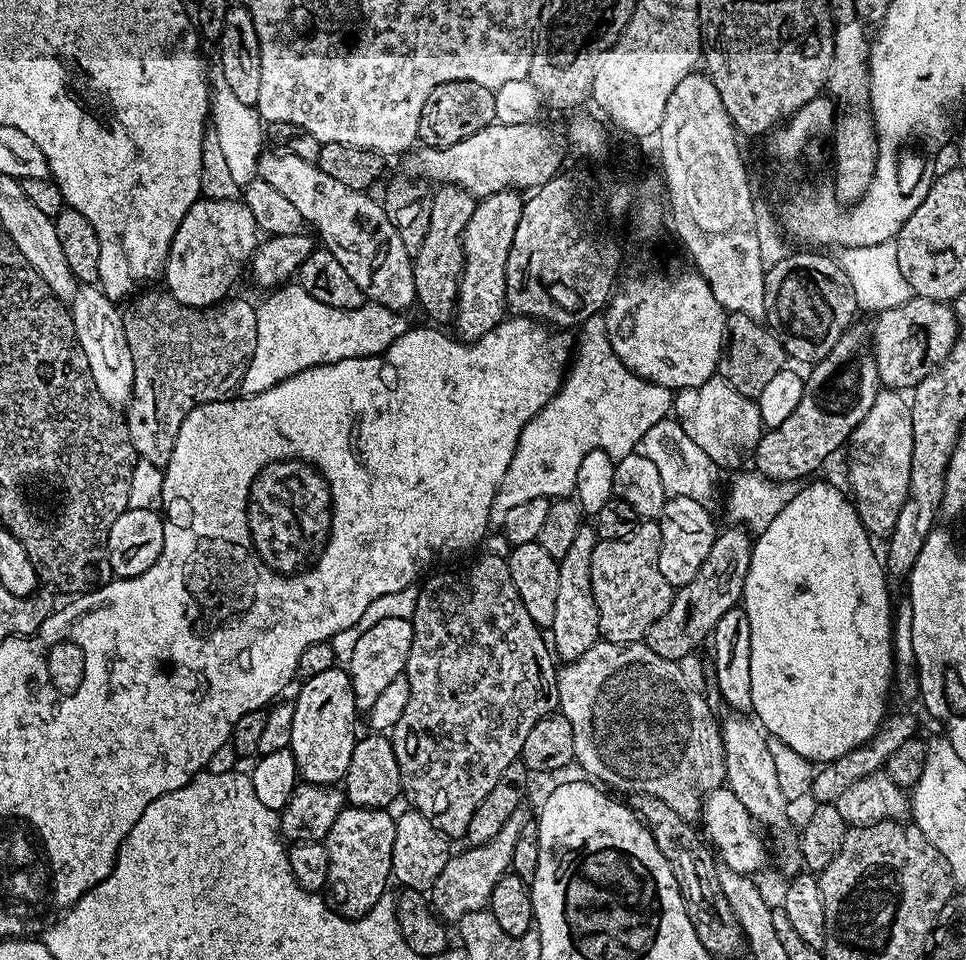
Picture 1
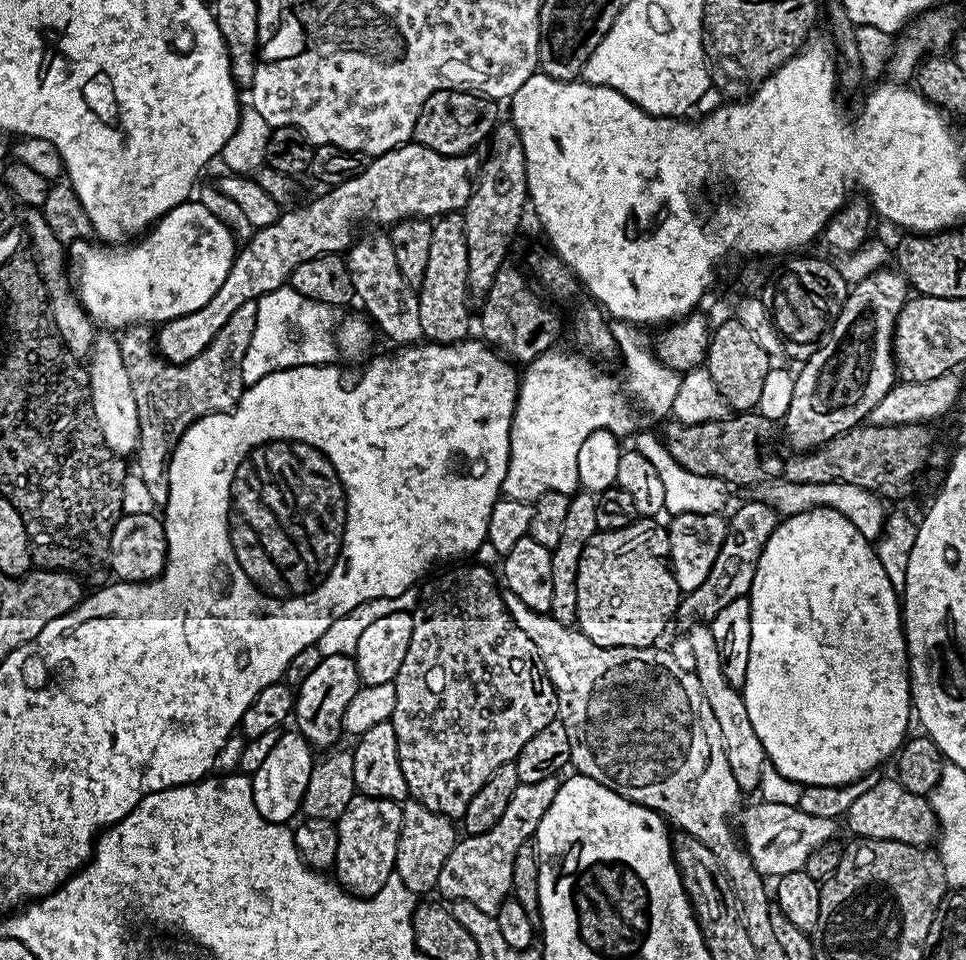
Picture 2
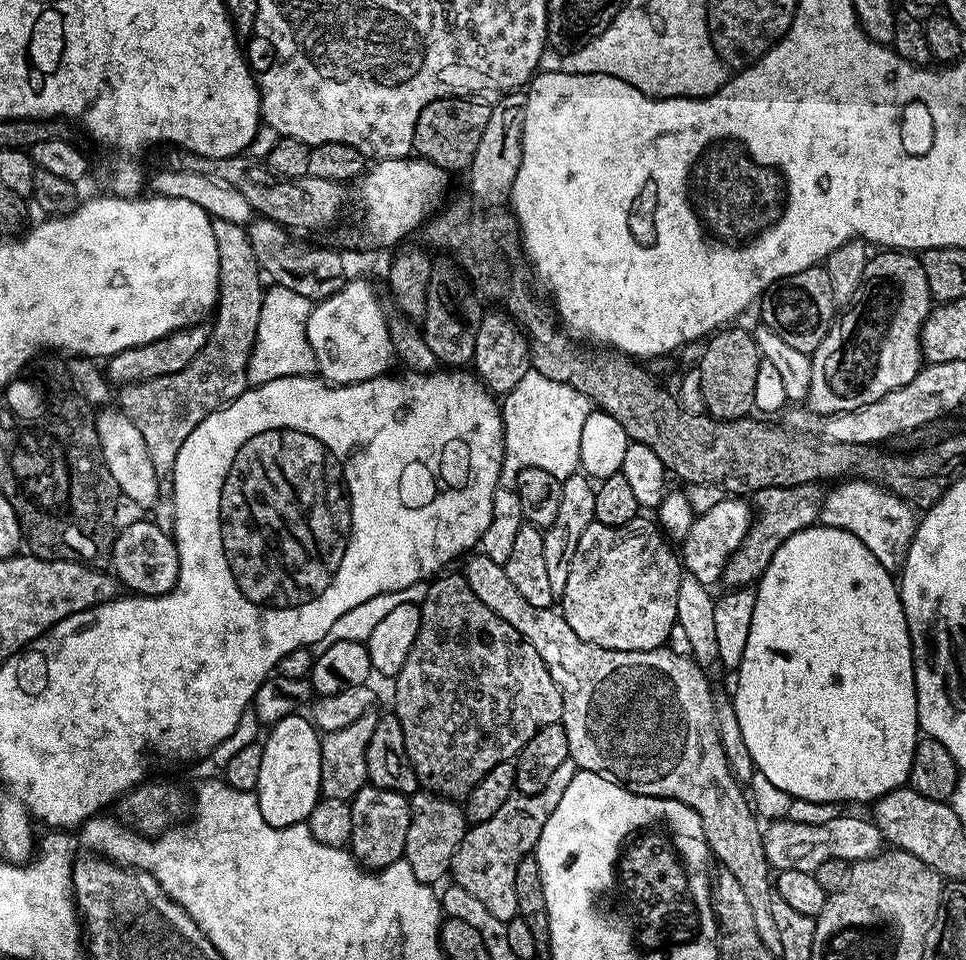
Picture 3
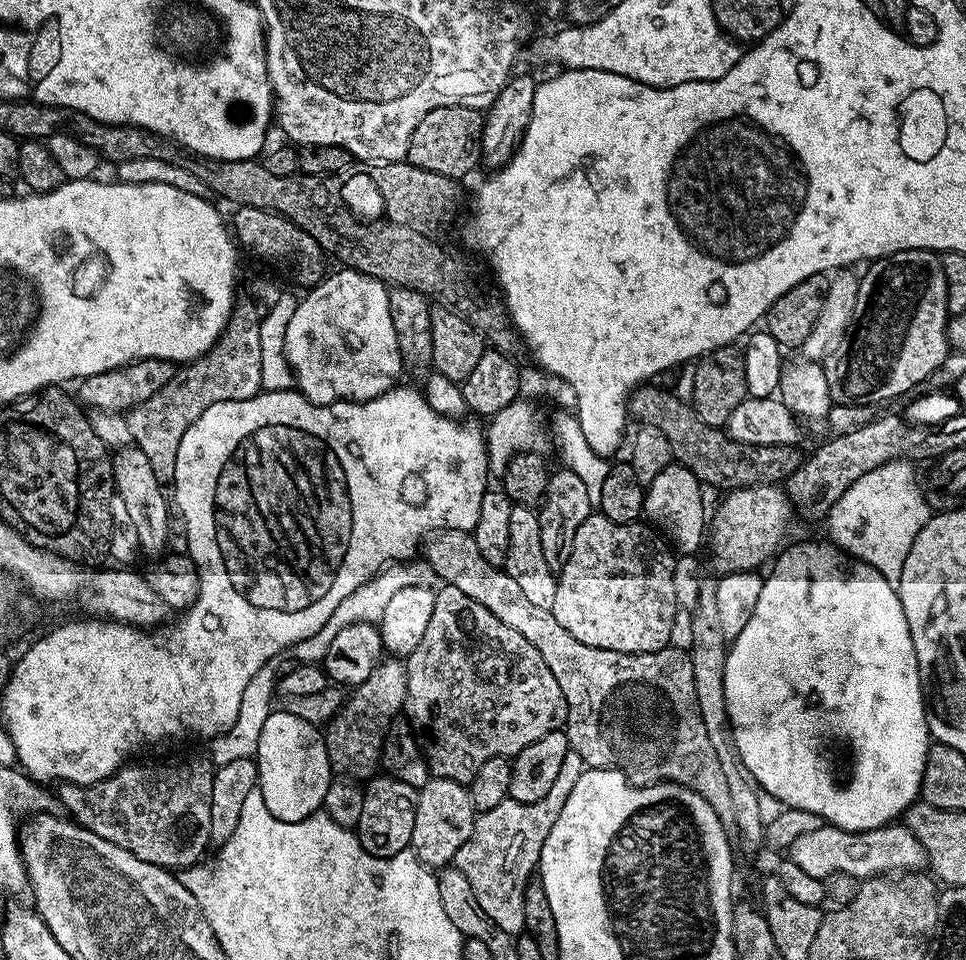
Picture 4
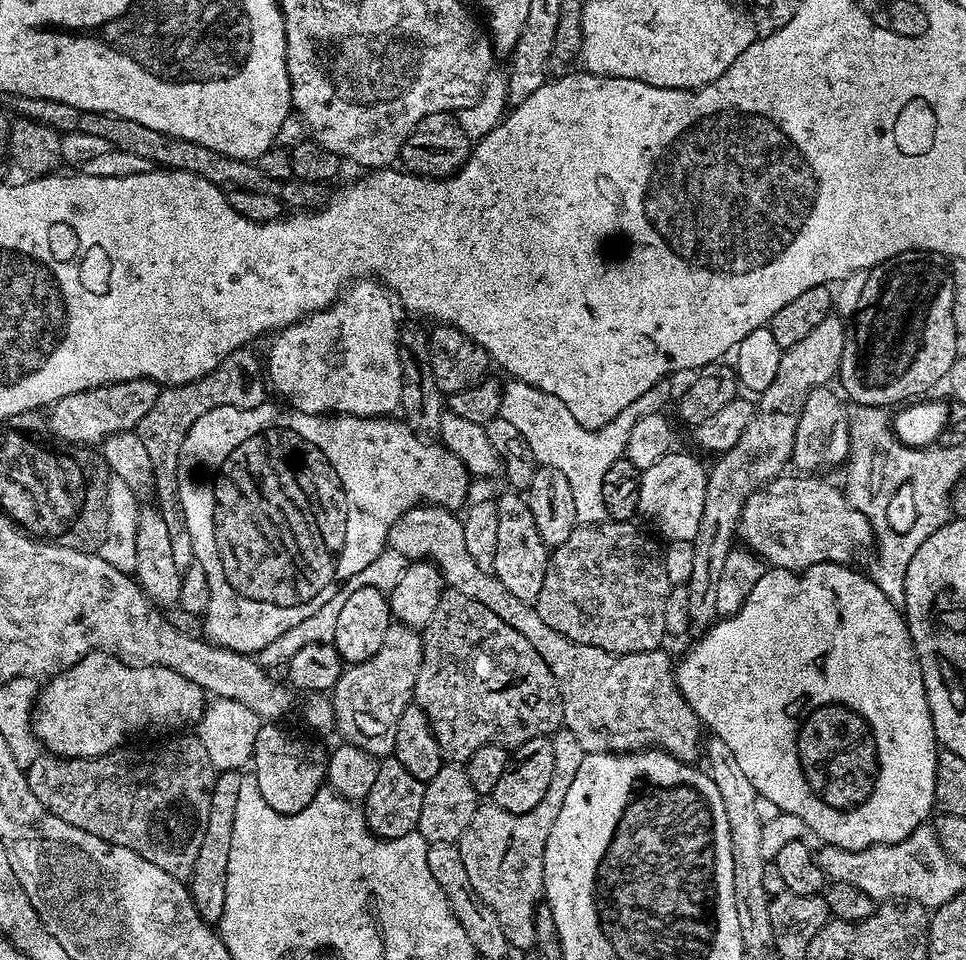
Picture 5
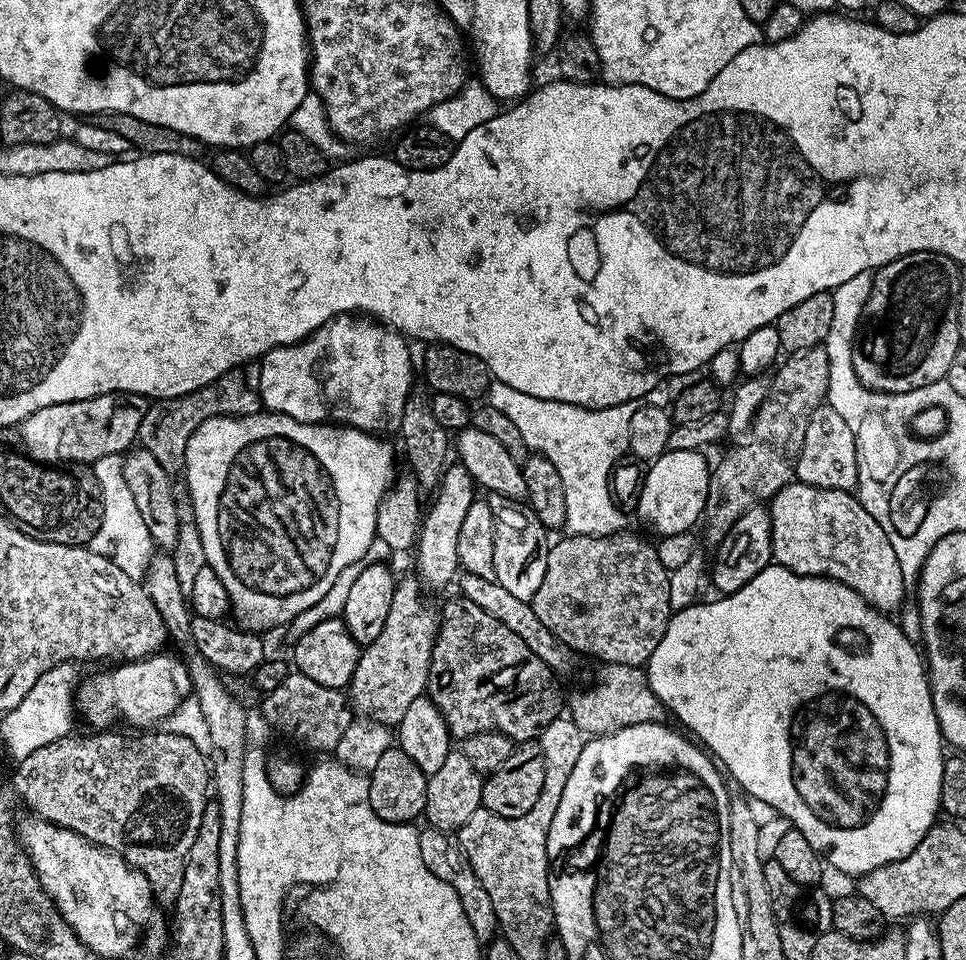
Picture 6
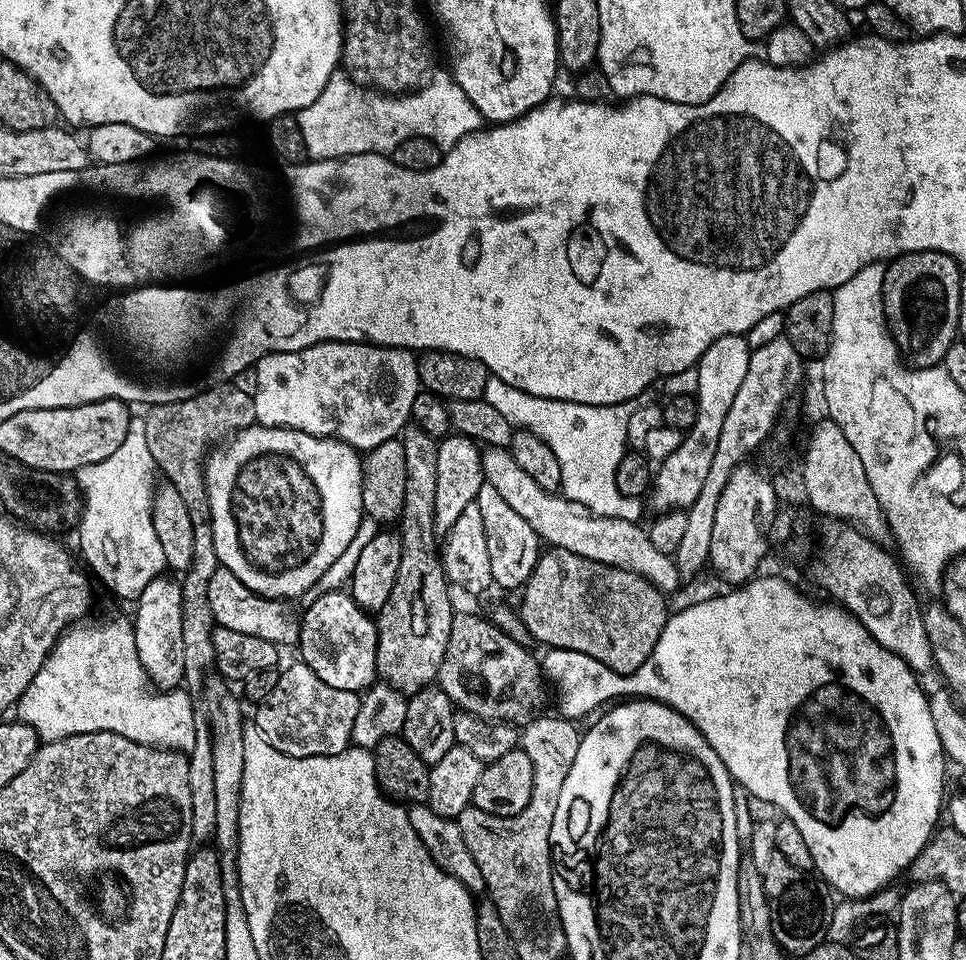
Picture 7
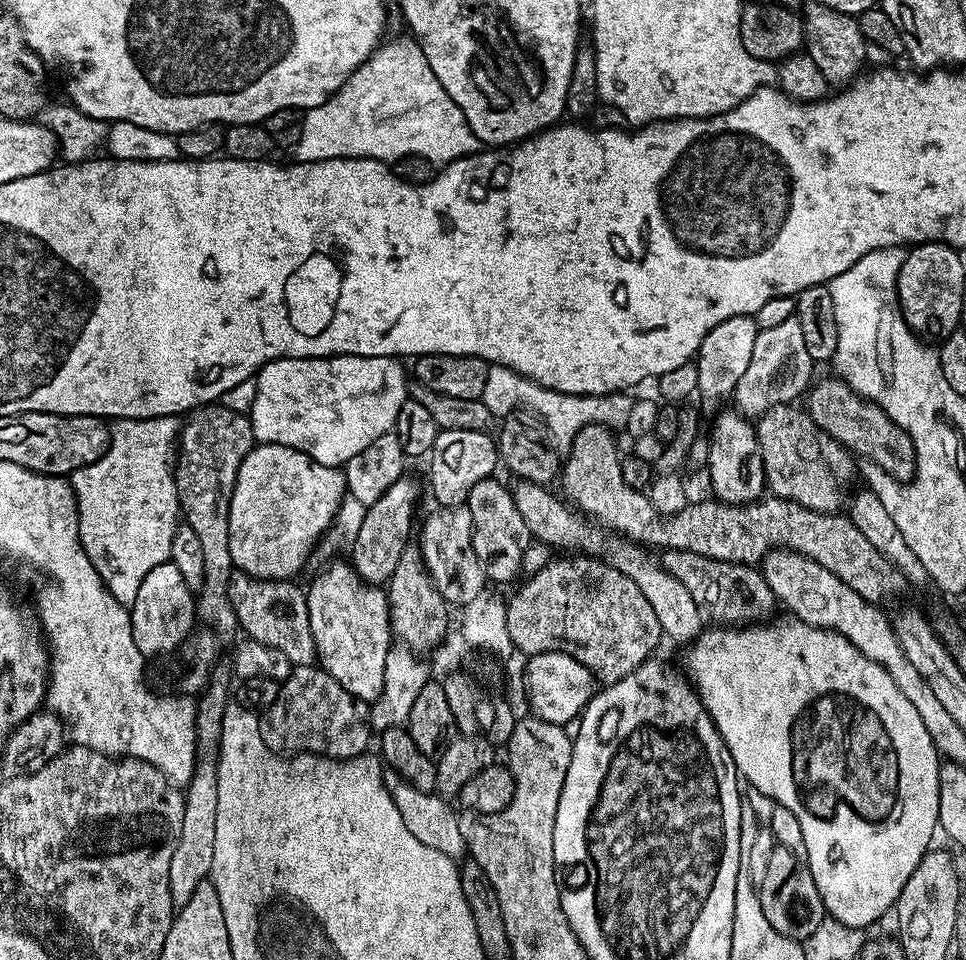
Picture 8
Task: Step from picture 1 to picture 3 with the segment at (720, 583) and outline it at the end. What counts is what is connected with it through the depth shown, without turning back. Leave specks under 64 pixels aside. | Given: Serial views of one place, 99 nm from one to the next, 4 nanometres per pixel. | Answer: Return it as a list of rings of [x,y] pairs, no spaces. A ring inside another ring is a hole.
[[[803,484],[802,486],[770,486],[766,490],[754,493],[755,507],[764,511],[764,517],[757,519],[748,529],[748,536],[740,543],[740,549],[728,560],[724,568],[722,584],[725,589],[752,586],[763,576],[766,566],[770,566],[770,558],[774,558],[774,550],[790,534],[798,534],[798,530],[813,527],[820,519],[822,503],[820,484]]]

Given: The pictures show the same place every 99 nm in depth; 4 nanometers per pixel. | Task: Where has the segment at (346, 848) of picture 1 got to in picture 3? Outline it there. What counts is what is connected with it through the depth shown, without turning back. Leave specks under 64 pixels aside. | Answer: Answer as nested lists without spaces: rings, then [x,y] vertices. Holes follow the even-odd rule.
[[[366,786],[352,796],[350,803],[352,806],[350,851],[360,867],[375,870],[390,866],[395,860],[401,859],[406,846],[406,830],[410,830],[412,805],[409,797],[394,790]]]

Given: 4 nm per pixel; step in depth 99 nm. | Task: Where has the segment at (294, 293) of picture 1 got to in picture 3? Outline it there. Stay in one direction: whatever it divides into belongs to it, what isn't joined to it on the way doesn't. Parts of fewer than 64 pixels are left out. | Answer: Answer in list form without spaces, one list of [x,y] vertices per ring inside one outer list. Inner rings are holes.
[[[272,286],[262,298],[262,315],[258,317],[258,334],[248,363],[248,383],[259,386],[274,382],[274,378],[307,376],[317,371],[314,350],[306,334],[308,315],[312,313],[313,301],[286,290],[286,286]]]

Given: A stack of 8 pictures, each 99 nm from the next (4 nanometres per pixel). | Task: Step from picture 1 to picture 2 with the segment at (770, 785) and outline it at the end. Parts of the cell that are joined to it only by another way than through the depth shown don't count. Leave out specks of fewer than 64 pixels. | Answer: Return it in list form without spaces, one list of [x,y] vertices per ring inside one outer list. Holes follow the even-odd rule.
[[[698,622],[689,628],[691,630],[688,630],[686,635],[694,653],[694,673],[698,678],[699,686],[702,687],[702,694],[705,695],[710,710],[713,711],[714,718],[717,719],[718,726],[721,727],[723,744],[727,748],[727,762],[730,765],[730,770],[733,771],[734,780],[738,782],[742,792],[757,791],[760,781],[764,778],[762,766],[764,767],[767,756],[762,742],[758,739],[758,734],[754,731],[754,726],[750,726],[750,714],[747,713],[743,693],[730,686],[722,672],[718,646],[714,641],[711,627]]]

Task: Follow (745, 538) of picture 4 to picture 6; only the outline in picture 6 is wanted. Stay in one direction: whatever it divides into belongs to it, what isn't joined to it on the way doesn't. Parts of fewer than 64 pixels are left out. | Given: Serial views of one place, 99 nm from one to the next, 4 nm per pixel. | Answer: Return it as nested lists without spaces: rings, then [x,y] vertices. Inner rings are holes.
[[[793,482],[787,484],[777,496],[772,497],[770,511],[772,558],[775,563],[789,568],[799,576],[809,578],[827,576],[830,580],[840,580],[878,612],[895,613],[904,603],[906,589],[898,554],[894,554],[894,546],[890,546],[890,538],[886,538],[886,530],[878,526],[876,519],[868,513],[866,506],[862,506],[862,502],[852,492],[815,488],[809,484]]]

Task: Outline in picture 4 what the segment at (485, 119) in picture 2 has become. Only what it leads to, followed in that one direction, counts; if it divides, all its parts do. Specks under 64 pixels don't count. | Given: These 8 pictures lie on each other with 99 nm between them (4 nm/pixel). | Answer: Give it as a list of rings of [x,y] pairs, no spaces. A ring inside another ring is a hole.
[[[438,106],[438,110],[430,110],[418,126],[414,126],[414,134],[410,134],[407,161],[422,170],[430,170],[434,174],[442,174],[451,180],[463,181],[481,163],[480,143],[484,129],[485,113],[479,108],[466,106]]]

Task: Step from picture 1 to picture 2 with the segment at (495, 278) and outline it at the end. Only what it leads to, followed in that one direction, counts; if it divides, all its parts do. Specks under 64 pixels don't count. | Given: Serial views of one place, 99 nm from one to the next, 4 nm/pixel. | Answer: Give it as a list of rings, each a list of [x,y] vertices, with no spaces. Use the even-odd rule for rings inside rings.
[[[510,122],[497,123],[490,137],[489,160],[480,165],[480,175],[472,197],[462,209],[464,233],[468,247],[468,290],[473,297],[487,296],[498,270],[505,267],[504,255],[512,244],[512,235],[520,228],[524,208],[529,207],[528,175],[524,147],[515,126]]]

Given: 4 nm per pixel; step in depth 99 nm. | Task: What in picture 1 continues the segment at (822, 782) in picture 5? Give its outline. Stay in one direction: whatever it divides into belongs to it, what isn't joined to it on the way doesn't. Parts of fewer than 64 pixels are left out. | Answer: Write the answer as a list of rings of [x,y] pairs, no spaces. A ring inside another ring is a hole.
[[[812,484],[809,488],[801,487],[782,506],[782,514],[766,526],[764,532],[755,537],[750,558],[750,570],[746,574],[742,607],[750,618],[750,694],[752,695],[751,711],[756,712],[755,719],[759,727],[771,739],[781,740],[795,754],[823,766],[838,759],[848,751],[862,747],[870,741],[880,728],[886,717],[888,708],[888,687],[894,684],[893,675],[893,617],[894,604],[888,601],[888,584],[886,569],[881,557],[876,557],[872,549],[873,537],[864,529],[860,515],[856,513],[855,503],[847,495],[844,496],[832,484]]]

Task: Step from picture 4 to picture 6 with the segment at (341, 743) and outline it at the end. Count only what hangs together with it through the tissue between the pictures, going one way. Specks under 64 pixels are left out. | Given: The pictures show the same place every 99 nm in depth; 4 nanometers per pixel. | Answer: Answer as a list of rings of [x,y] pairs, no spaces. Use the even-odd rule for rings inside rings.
[[[401,575],[397,579],[390,614],[386,614],[386,626],[382,626],[382,634],[378,634],[374,642],[363,645],[358,666],[346,689],[353,709],[361,717],[389,726],[399,725],[410,702],[425,695],[430,658],[436,641],[438,612],[423,600],[424,595],[425,589],[415,575]]]

